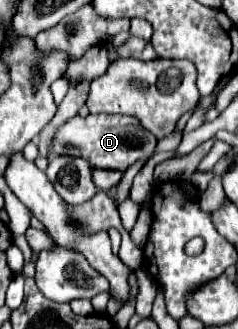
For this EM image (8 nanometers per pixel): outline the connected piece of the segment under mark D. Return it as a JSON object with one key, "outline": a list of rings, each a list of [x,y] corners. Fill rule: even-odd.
{"outline":[[[75,115],[63,125],[57,127],[55,137],[49,147],[49,159],[67,155],[67,157],[83,157],[93,169],[119,169],[125,171],[137,159],[151,155],[157,139],[139,125],[135,117],[129,115]]]}

